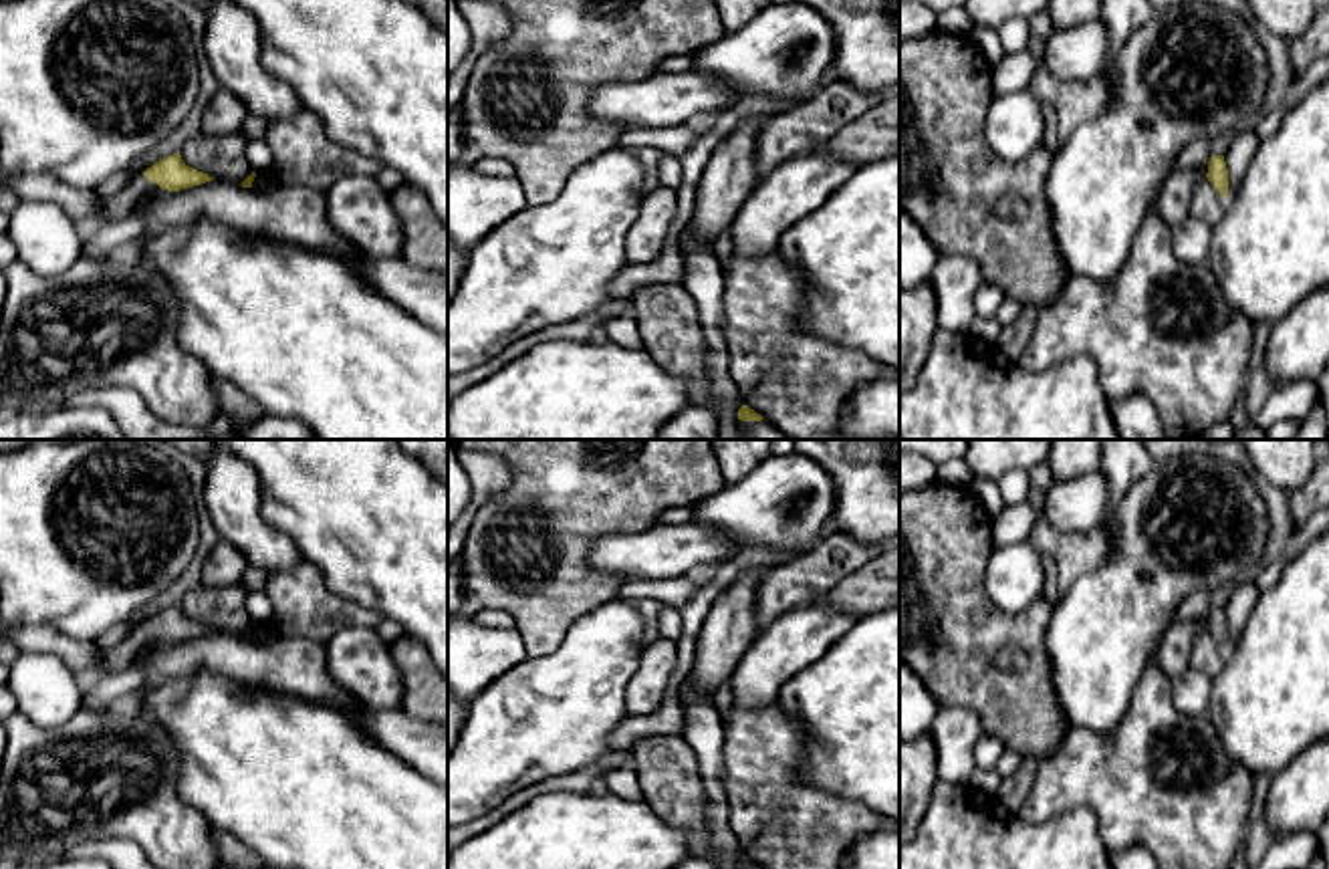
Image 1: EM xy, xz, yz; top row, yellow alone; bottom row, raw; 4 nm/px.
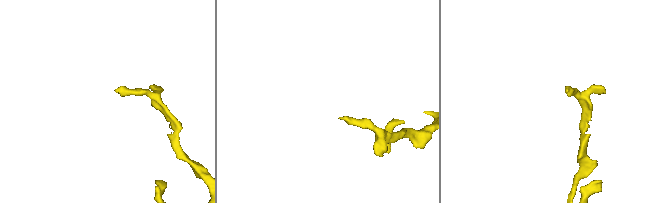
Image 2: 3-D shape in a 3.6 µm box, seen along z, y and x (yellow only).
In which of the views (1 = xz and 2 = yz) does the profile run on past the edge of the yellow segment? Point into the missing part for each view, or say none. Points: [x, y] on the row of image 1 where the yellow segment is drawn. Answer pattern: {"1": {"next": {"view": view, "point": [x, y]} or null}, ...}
{"1": {"next": null}, "2": {"next": null}}

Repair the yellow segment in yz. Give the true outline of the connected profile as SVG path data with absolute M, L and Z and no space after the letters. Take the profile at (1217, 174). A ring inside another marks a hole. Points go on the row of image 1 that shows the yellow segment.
M1212 155L1208 161L1208 181L1216 188L1216 192L1226 198L1228 194L1228 169L1224 155Z

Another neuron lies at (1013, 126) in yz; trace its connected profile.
M1026 89L990 101L984 135L988 147L1004 161L1026 159L1043 147L1043 107Z

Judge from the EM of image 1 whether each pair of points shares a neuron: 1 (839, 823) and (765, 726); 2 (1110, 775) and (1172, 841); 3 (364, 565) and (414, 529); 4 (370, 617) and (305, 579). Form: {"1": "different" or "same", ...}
{"1": "same", "2": "same", "3": "same", "4": "same"}

